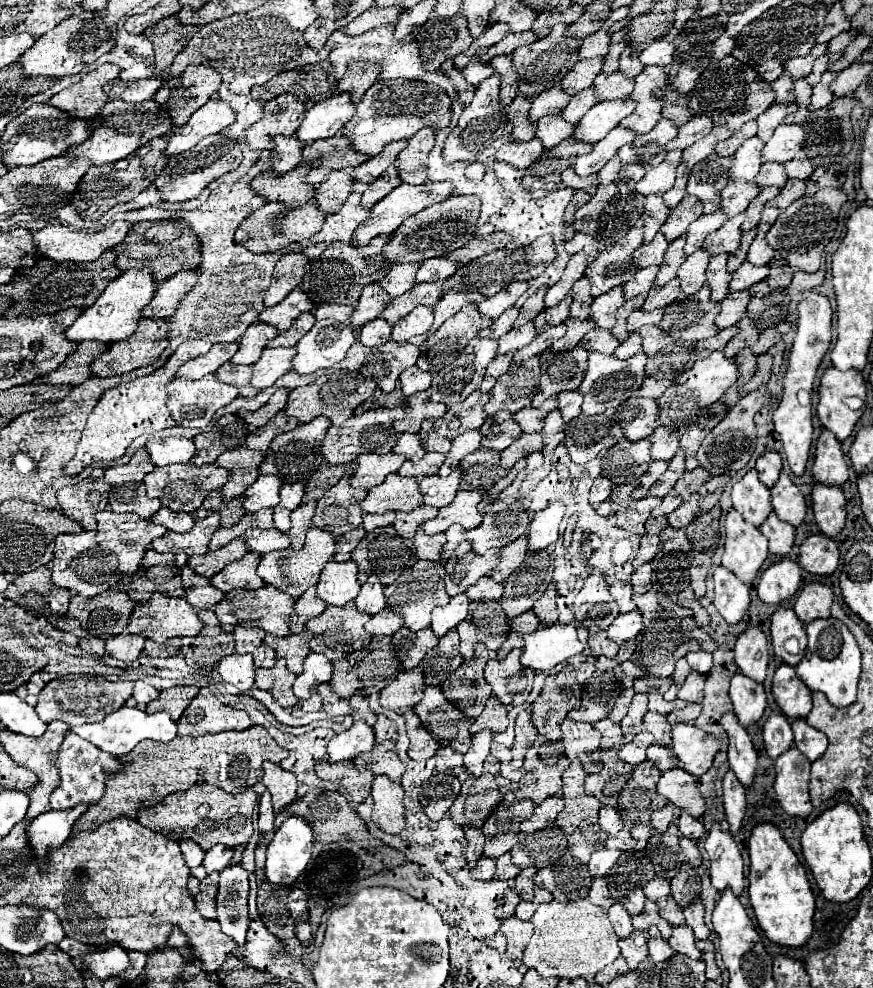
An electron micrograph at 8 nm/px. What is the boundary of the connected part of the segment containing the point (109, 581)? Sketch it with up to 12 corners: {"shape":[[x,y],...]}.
{"shape":[[103,510],[55,538],[55,586],[95,596],[133,576],[167,530]]}

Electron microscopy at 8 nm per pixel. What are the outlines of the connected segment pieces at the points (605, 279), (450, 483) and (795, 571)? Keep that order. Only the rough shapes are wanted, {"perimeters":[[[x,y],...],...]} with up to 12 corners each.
{"perimeters":[[[643,224],[587,266],[591,294],[623,286],[639,270],[633,252],[643,244]],[[463,470],[419,482],[425,504],[447,506],[459,492]],[[789,558],[769,566],[757,594],[765,604],[787,602],[801,584]]]}

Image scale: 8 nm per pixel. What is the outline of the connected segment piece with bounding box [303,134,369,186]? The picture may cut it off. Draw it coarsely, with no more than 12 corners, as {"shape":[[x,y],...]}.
{"shape":[[341,134],[307,146],[303,162],[321,158],[305,182],[321,184],[333,170],[369,160]]}

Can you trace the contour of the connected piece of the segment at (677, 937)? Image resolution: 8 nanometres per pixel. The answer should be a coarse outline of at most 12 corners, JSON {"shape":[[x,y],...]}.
{"shape":[[675,926],[669,944],[693,960],[701,958],[689,926]]}

